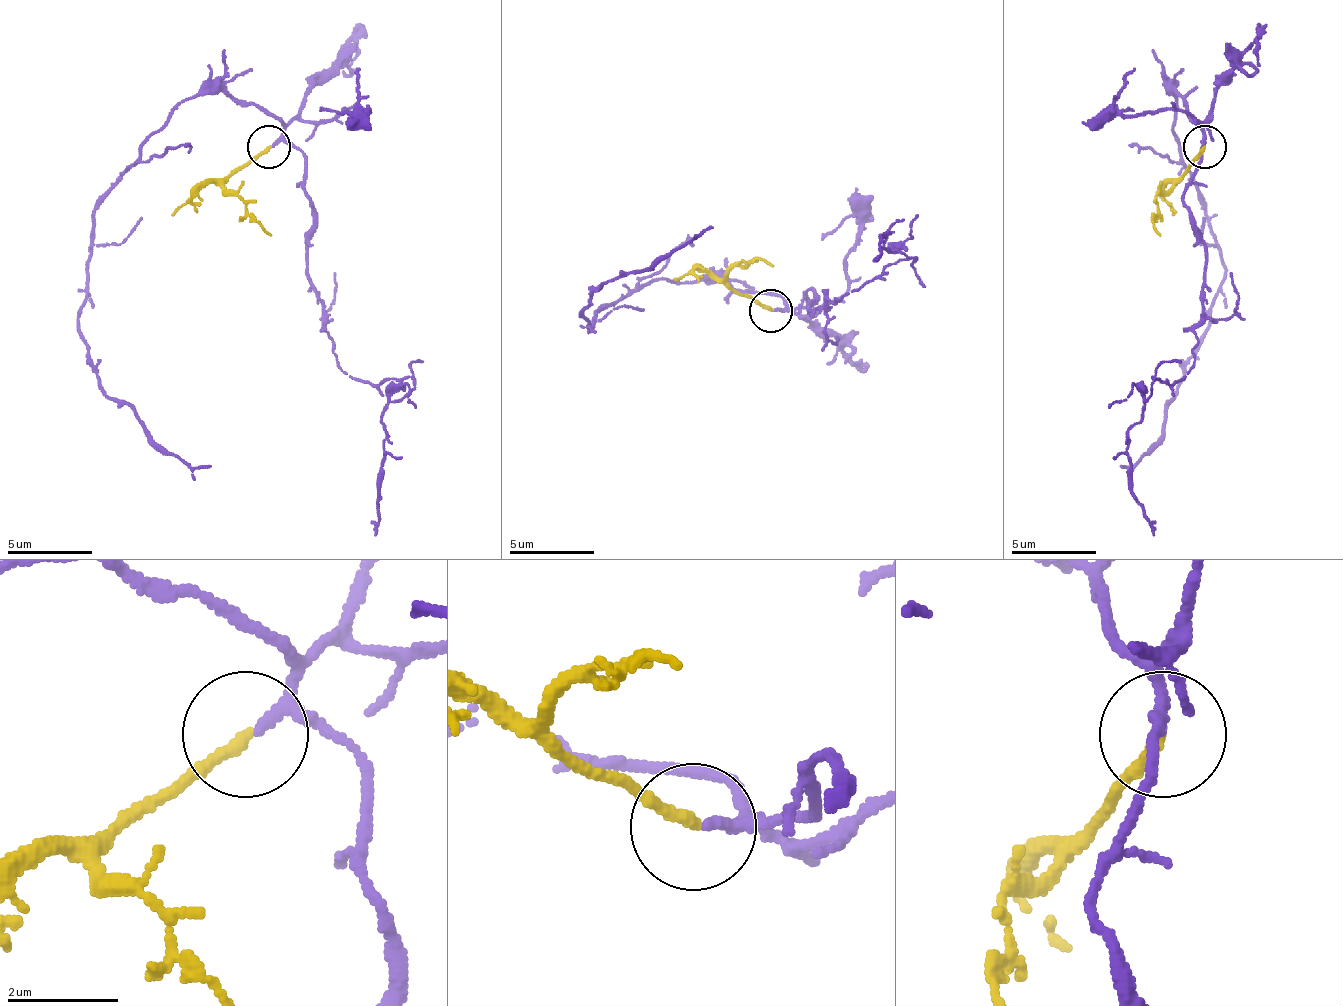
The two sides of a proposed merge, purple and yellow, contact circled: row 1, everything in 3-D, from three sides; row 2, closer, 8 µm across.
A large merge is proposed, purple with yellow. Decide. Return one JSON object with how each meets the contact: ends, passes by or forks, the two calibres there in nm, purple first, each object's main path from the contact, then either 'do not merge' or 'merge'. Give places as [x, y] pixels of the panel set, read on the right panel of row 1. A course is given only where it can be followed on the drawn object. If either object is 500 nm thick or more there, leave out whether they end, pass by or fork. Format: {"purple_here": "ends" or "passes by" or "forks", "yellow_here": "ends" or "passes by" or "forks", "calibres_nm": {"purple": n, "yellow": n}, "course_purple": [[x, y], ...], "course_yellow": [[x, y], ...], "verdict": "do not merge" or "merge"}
{"purple_here": "passes by", "yellow_here": "ends", "calibres_nm": {"purple": 160, "yellow": 220}, "course_purple": [[1203, 146], [1174, 95], [1178, 163], [1224, 269], [1207, 333], [1165, 409], [1165, 430], [1131, 469], [1118, 464]], "course_yellow": [[1203, 146], [1178, 184], [1165, 188], [1152, 222], [1161, 235]], "verdict": "merge"}

